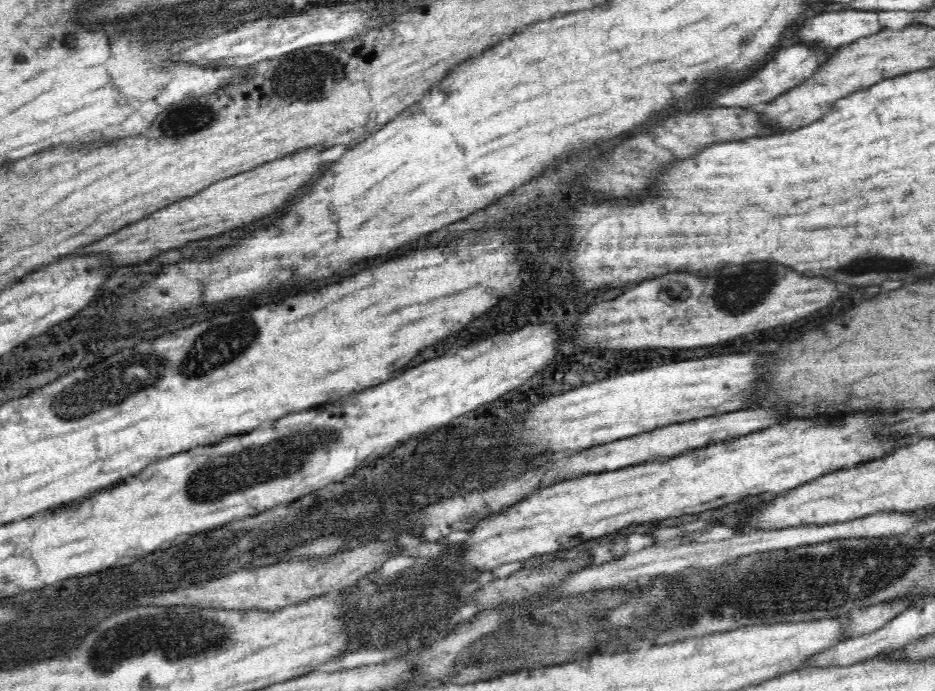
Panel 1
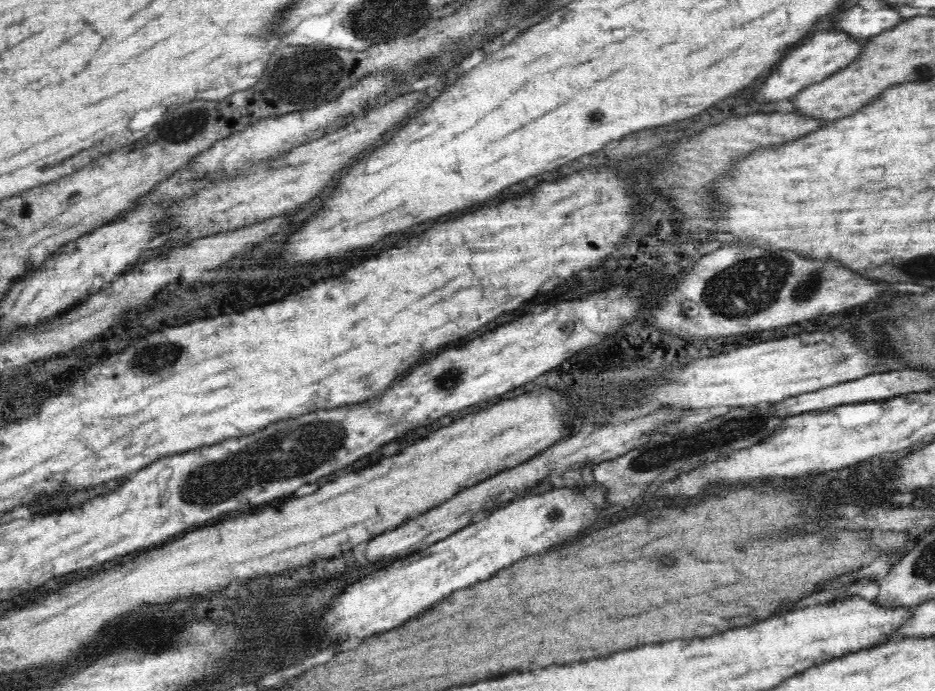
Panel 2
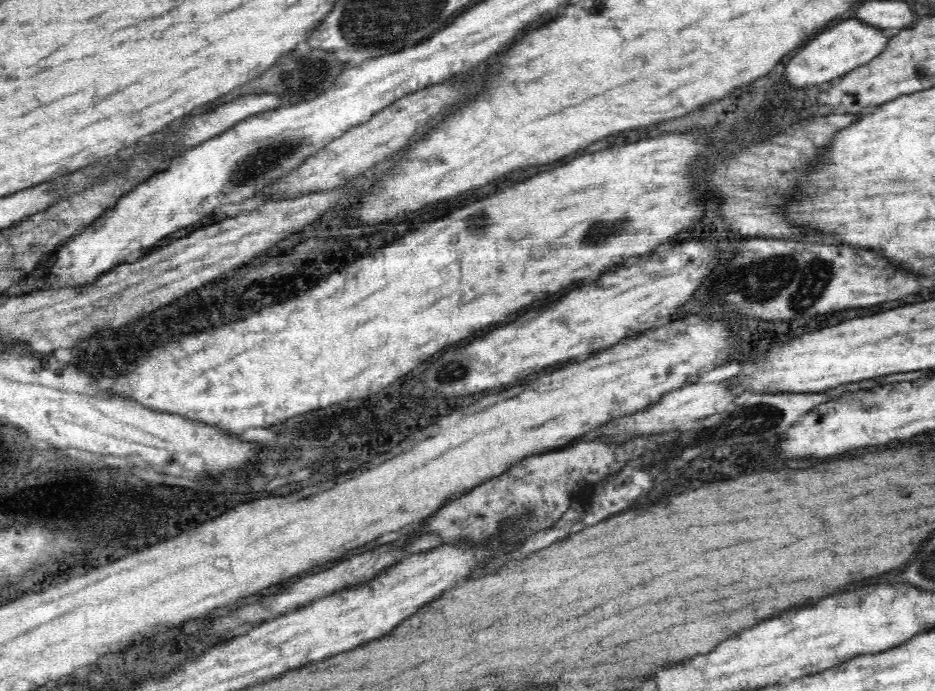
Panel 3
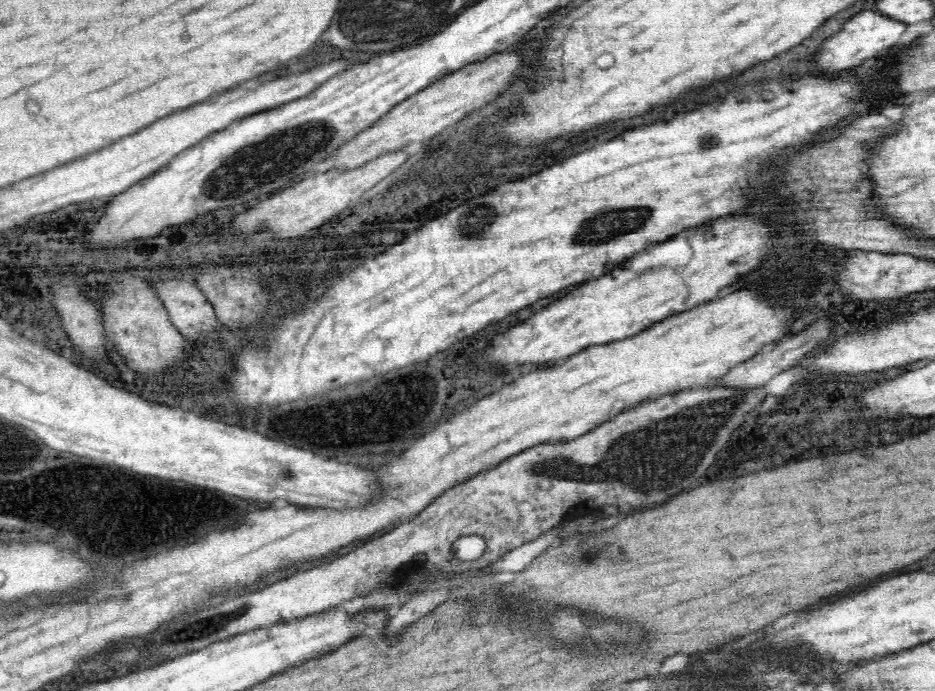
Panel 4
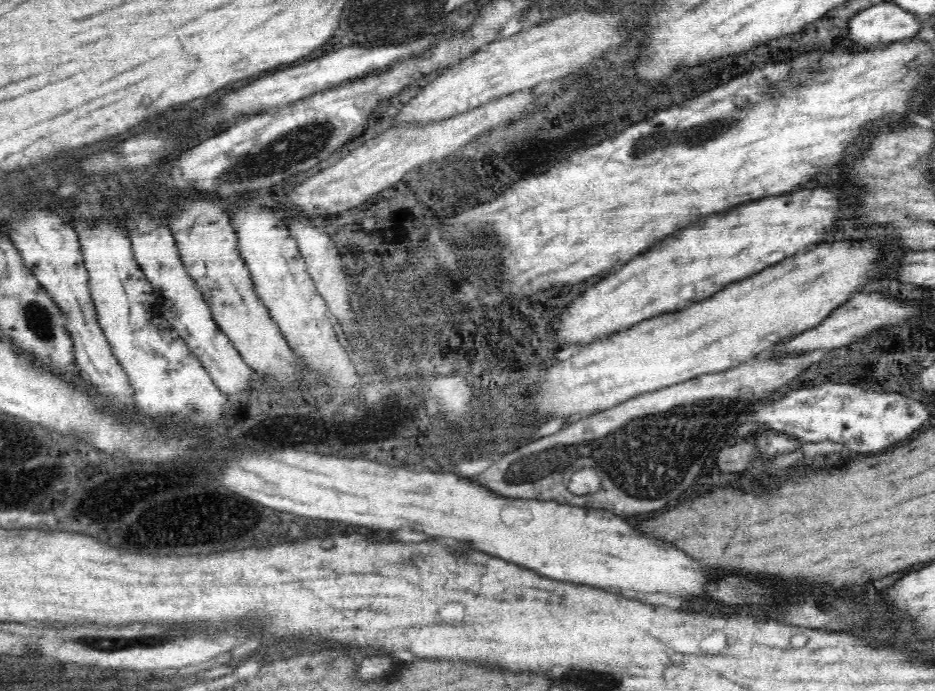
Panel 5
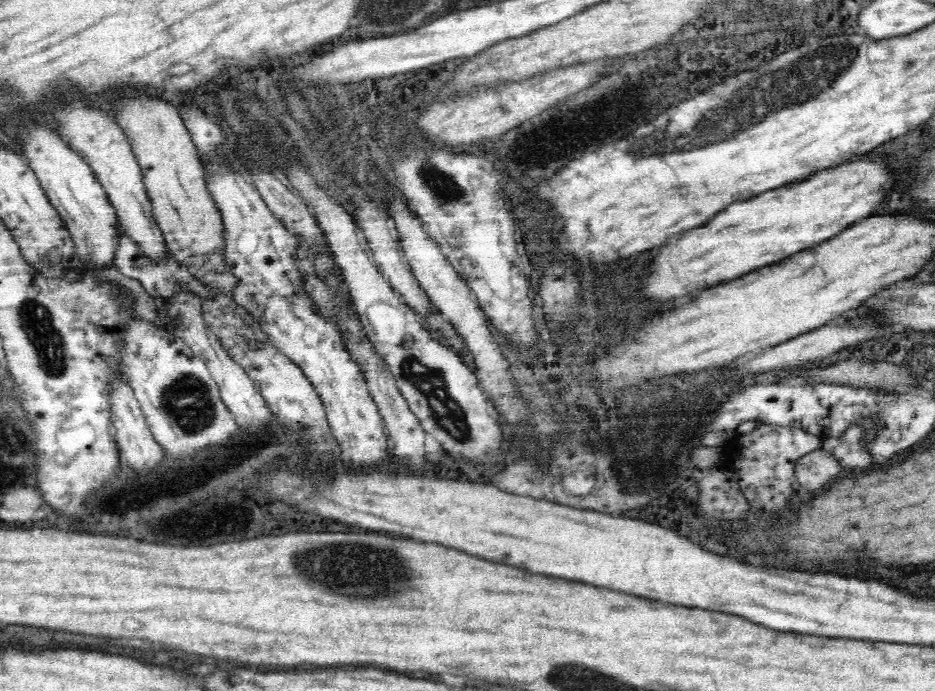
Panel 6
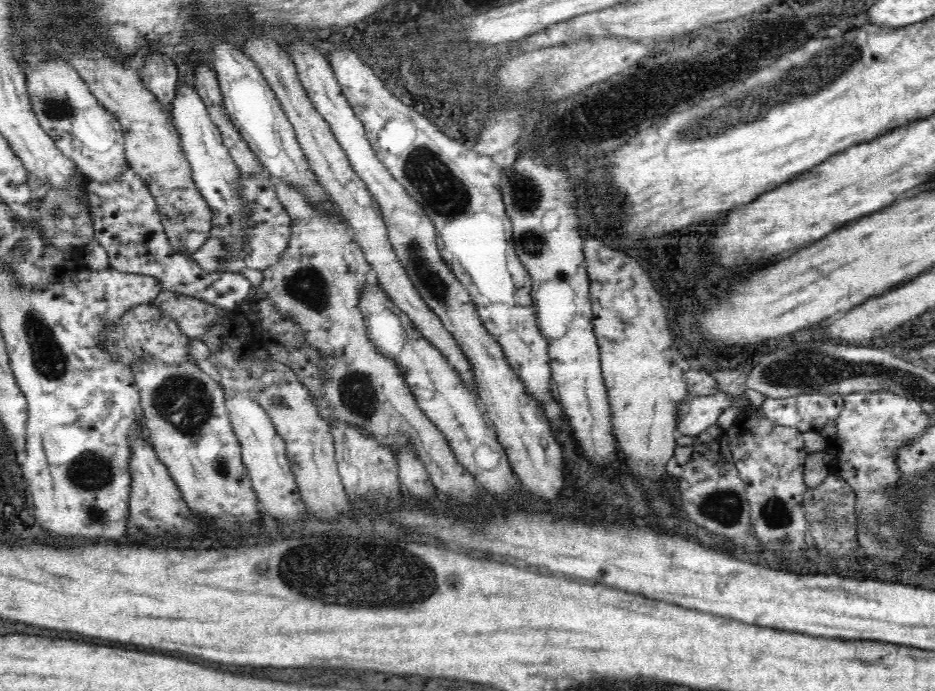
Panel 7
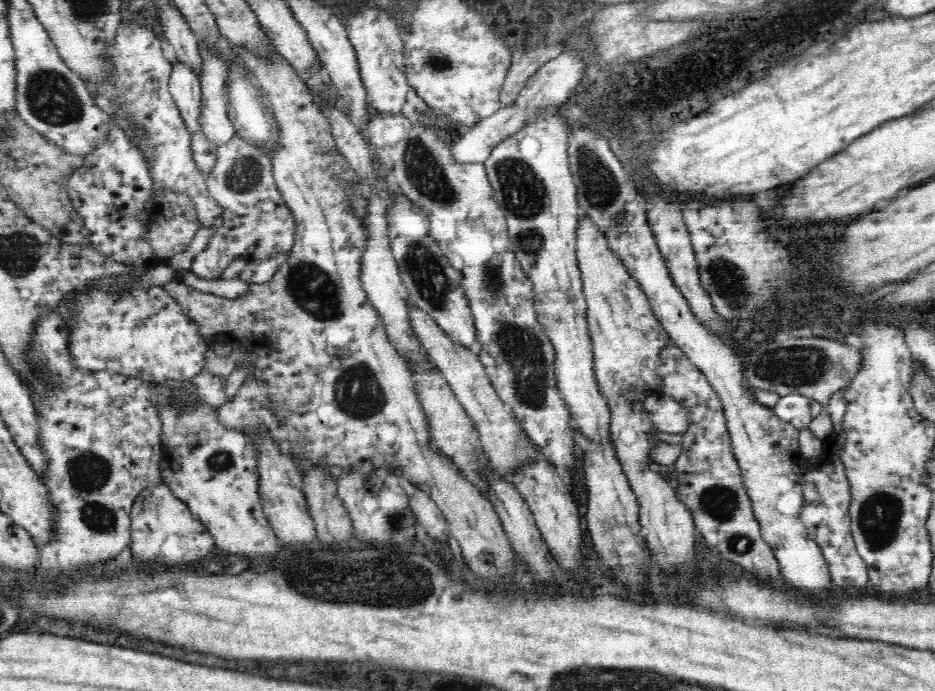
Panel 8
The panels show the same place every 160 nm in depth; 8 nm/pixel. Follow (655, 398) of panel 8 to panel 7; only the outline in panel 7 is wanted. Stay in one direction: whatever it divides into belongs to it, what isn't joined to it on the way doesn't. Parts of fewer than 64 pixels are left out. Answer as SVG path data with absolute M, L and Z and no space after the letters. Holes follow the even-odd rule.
M717 391L710 396L686 397L677 404L677 434L695 437L716 424L718 416L733 405L733 396Z

